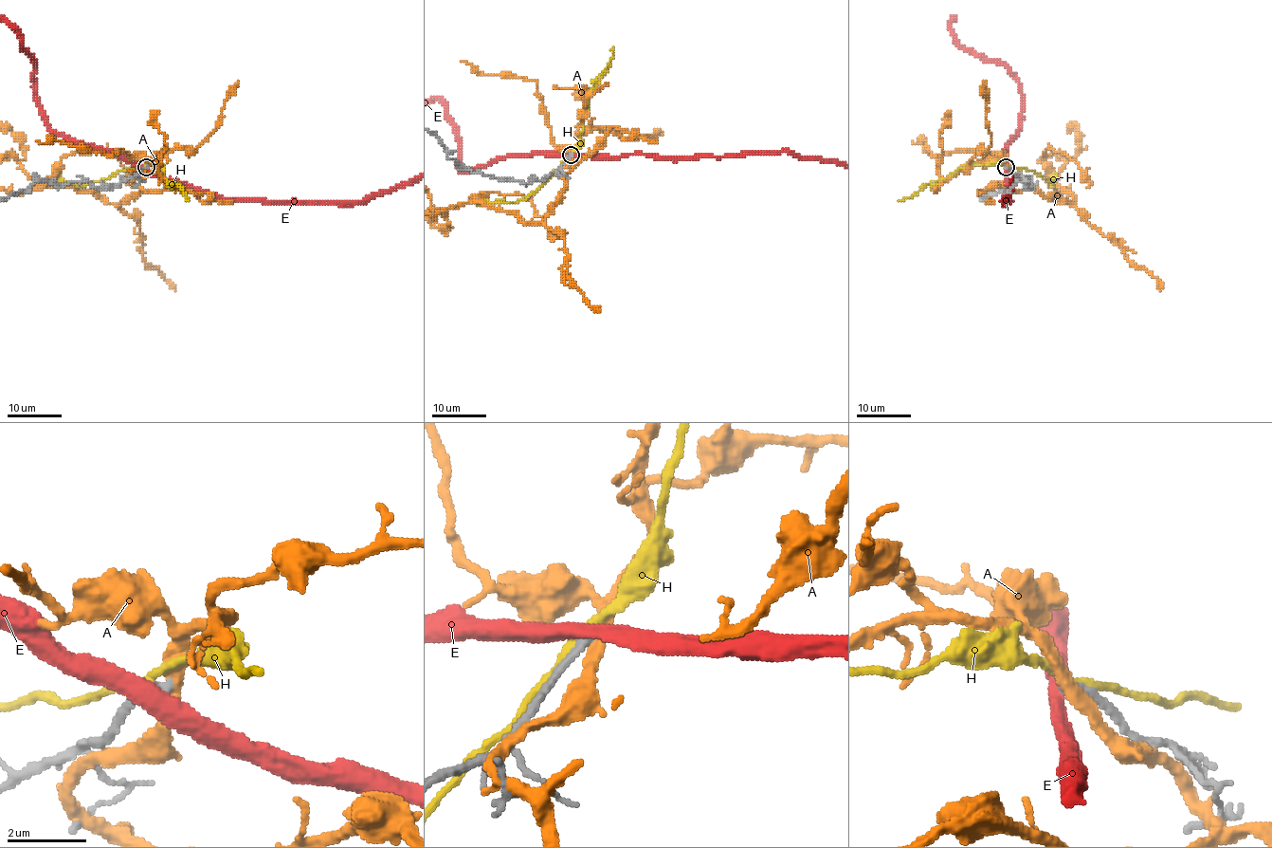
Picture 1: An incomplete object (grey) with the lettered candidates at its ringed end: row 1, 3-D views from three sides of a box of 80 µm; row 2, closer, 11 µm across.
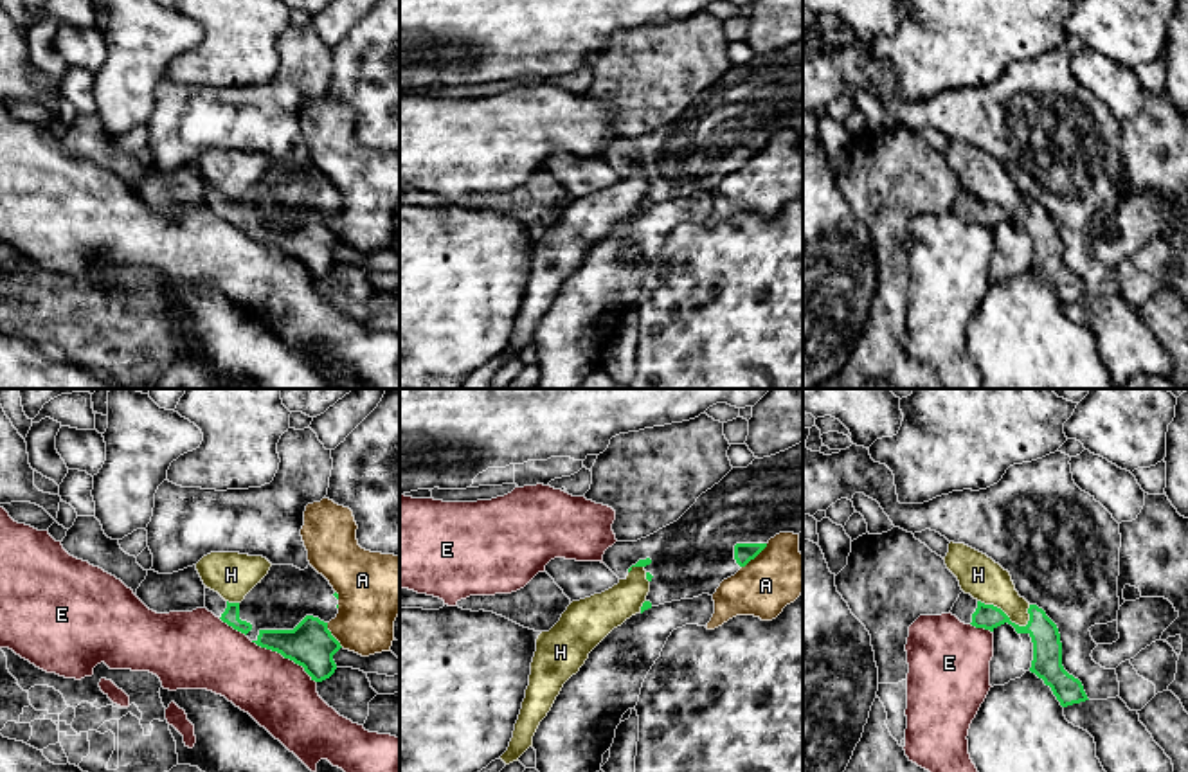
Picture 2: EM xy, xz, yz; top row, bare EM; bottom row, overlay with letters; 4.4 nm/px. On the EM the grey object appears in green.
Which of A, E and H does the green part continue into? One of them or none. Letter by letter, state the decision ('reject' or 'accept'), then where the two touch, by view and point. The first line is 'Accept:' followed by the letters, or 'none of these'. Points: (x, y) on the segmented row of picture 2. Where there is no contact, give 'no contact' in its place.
Accept: none of these
A: reject; contact xz (755, 556)
E: reject; contact xy (285, 657)
H: reject; contact yz (1005, 614)

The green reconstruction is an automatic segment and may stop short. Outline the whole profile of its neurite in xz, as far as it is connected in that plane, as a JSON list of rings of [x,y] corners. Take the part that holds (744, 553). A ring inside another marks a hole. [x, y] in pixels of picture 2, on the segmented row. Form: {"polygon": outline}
{"polygon": [[[803,443],[770,457],[733,468],[718,484],[702,493],[673,524],[637,542],[616,542],[603,563],[626,579],[634,567],[646,570],[650,592],[641,614],[671,601],[713,596],[720,583],[754,560],[779,533],[803,531]]]}

